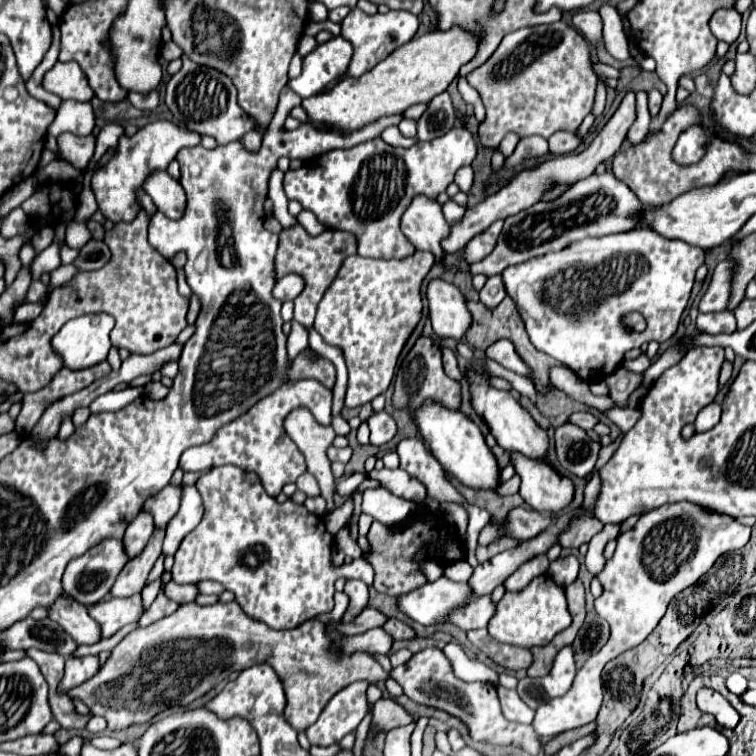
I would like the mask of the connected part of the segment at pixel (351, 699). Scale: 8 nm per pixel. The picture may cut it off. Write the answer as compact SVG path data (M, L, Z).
M355 681L335 693L319 719L309 729L305 729L309 743L327 747L339 743L347 733L355 731L369 707L365 697L367 687L367 681Z

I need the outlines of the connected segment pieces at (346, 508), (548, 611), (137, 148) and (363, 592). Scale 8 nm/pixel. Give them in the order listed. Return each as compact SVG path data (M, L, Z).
M350 496L348 500L339 508L335 509L333 513L330 513L324 518L325 527L327 531L333 536L348 522L348 519L353 512L353 500Z
M549 575L535 577L525 589L519 593L505 593L497 603L495 615L489 621L489 633L495 641L517 645L517 647L545 647L553 641L557 633L571 625L571 613L567 609L565 589L551 581Z
M169 121L149 123L143 129L139 129L133 137L123 135L115 157L109 163L105 163L105 167L99 167L93 173L93 181L91 181L93 193L97 197L97 205L99 205L99 211L103 213L103 217L109 219L111 223L133 221L139 215L139 211L143 209L137 201L137 193L143 189L145 181L155 171L165 171L167 165L175 159L179 149L195 147L195 145L199 145L199 141L201 141L199 133L191 133Z
M347 579L345 581L345 593L351 599L351 605L347 609L347 613L343 615L343 621L351 621L353 617L357 617L361 613L361 609L367 605L369 593L367 593L367 585L363 581L355 581L355 579Z

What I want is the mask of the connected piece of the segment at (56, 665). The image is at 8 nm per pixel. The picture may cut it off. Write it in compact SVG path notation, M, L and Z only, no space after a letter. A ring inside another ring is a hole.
M29 649L27 655L39 663L41 673L45 675L47 683L49 683L49 691L57 691L57 685L63 679L63 665L65 665L65 657L59 657L59 653L45 653L39 649Z

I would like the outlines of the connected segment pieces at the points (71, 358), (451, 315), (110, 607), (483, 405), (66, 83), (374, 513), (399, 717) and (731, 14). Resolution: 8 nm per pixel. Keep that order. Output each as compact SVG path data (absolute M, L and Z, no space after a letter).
M95 313L95 315L81 315L75 317L71 321L67 321L59 333L53 337L51 345L55 349L55 353L63 359L63 367L77 371L77 369L87 369L93 367L101 361L107 359L111 341L109 341L109 333L113 329L113 317L107 313Z
M435 279L429 283L427 297L435 335L439 339L465 339L471 327L471 311L467 309L465 295L453 283Z
M141 595L125 597L125 599L109 599L89 607L89 615L99 623L103 639L115 635L121 627L129 623L139 623L143 613L145 607Z
M475 371L469 373L471 379L471 401L475 411L483 417L483 421L489 425L493 437L497 439L497 445L501 445L507 451L521 453L531 459L545 459L549 451L549 437L547 431L541 429L535 419L529 415L527 409L523 409L507 391L499 391L487 383L485 375L479 375Z
M55 63L43 77L43 89L55 93L61 99L89 101L95 93L87 83L85 73L77 63Z
M367 489L363 493L363 513L371 515L375 521L383 525L397 525L399 521L405 521L411 513L415 513L417 505L389 493L389 489Z
M379 699L373 705L373 725L375 729L393 729L399 725L409 725L415 721L415 715L407 711L401 703L395 699Z
M735 7L717 9L713 13L709 25L711 25L711 31L717 39L733 43L733 41L737 41L739 33L741 33L741 15Z

